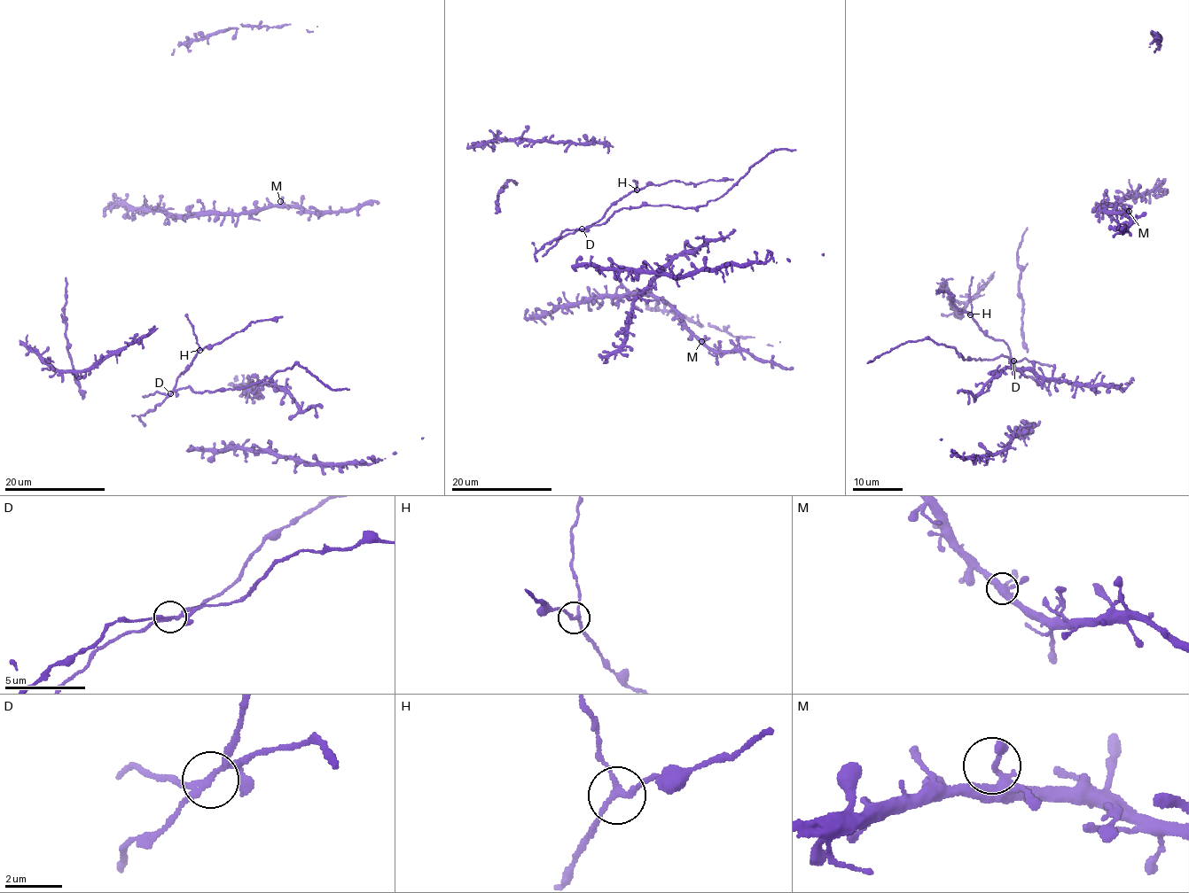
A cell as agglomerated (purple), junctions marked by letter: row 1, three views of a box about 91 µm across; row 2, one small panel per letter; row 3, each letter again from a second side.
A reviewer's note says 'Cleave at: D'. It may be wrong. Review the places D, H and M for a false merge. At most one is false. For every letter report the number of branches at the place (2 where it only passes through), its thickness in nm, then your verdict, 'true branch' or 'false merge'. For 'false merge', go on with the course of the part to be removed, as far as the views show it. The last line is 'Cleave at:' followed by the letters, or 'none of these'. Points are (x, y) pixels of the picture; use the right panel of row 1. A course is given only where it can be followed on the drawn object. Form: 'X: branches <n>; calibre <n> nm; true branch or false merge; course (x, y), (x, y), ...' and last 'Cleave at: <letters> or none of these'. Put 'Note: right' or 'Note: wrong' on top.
Note: right
D: branches 3; calibre 170 nm; false merge; course (1013, 361), (1001, 355), (964, 361), (952, 347), (927, 338), (900, 344), (867, 363)
H: branches 3; calibre 170 nm; true branch
M: branches 3; calibre 240 nm; true branch
Cleave at: D

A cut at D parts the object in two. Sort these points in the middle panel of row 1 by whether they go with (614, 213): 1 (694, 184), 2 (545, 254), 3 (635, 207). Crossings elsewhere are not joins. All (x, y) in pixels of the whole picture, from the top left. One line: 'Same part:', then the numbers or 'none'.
Same part: 2, 3

